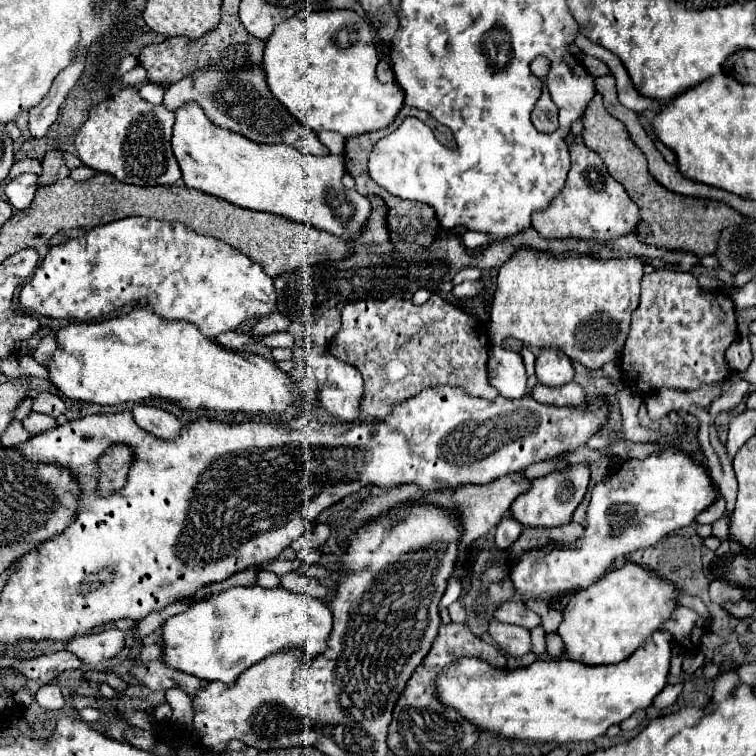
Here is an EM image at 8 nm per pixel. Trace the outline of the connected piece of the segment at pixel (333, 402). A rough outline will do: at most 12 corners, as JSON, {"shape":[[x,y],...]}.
{"shape":[[328,349],[302,351],[326,411],[360,421],[362,375]]}

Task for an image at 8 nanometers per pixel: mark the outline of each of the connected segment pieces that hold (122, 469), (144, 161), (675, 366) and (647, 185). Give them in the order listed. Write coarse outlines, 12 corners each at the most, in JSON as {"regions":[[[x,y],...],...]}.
{"regions":[[[112,445],[100,457],[98,495],[126,483],[134,461],[130,445]],[[136,87],[90,109],[76,155],[132,185],[174,185],[174,113]],[[642,277],[620,353],[642,395],[730,377],[732,299]],[[600,93],[582,117],[584,143],[640,207],[648,245],[716,251],[744,223],[726,203],[660,187]]]}

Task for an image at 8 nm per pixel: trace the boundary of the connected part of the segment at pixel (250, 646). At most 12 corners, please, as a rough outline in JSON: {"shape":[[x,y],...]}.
{"shape":[[232,587],[164,623],[164,661],[234,685],[274,653],[324,653],[332,611]]}

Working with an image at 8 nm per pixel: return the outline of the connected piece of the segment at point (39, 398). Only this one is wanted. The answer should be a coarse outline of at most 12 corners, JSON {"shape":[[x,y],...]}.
{"shape":[[48,391],[34,397],[32,411],[60,417],[66,413],[62,397]]}

